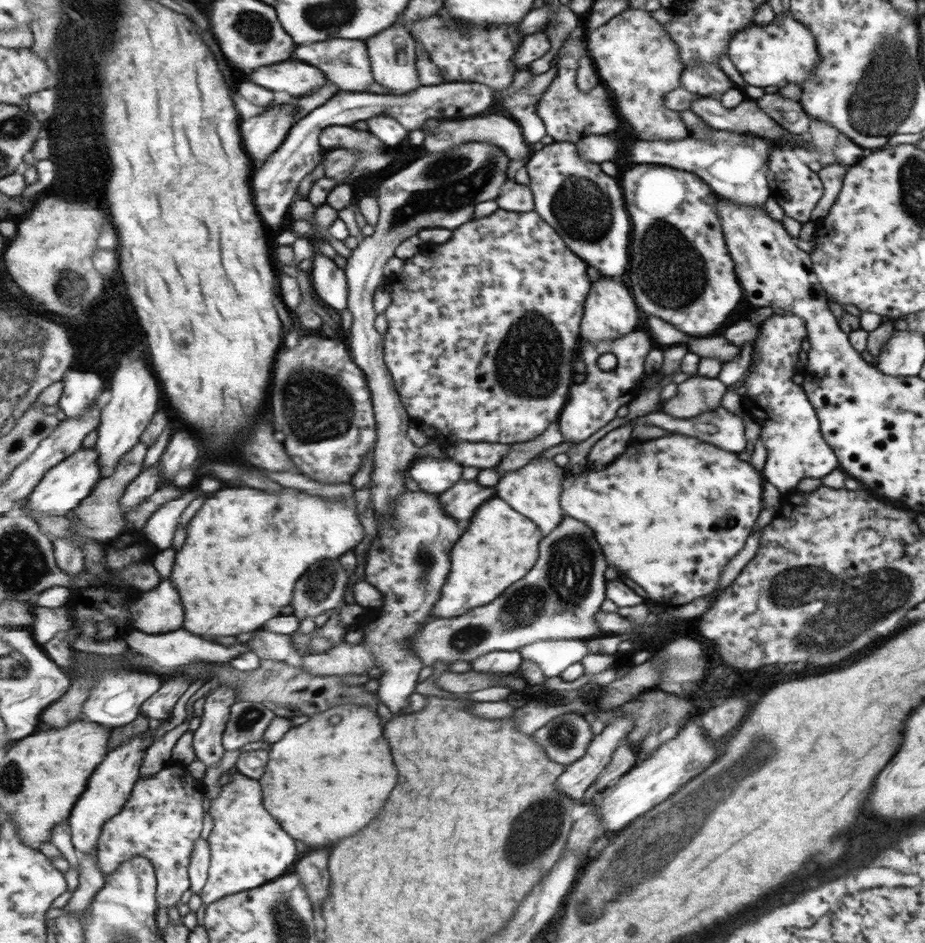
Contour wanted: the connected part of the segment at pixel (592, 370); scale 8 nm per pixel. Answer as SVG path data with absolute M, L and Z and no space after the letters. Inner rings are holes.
M637 328L617 340L613 344L601 344L597 348L597 343L581 343L581 370L585 370L585 380L577 386L573 386L573 396L569 396L563 414L560 416L561 433L563 433L564 442L571 442L573 445L587 439L603 428L609 420L615 418L615 412L619 406L631 402L627 396L637 396L637 382L643 376L643 360L651 348L653 342L651 335L646 328ZM599 354L613 354L617 358L617 366L609 372L601 372L595 364ZM585 364L585 366L583 366Z

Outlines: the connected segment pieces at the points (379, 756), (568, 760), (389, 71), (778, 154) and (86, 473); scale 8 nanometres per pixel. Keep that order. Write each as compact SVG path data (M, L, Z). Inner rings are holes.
M340 704L335 707L335 710L331 707L329 710L317 714L317 716L313 716L309 722L290 728L269 750L269 760L264 770L265 776L261 776L260 781L262 781L263 785L265 808L283 824L283 828L285 828L293 838L303 840L305 844L309 844L309 846L313 846L313 848L323 848L323 846L335 844L335 842L339 842L341 838L347 838L347 836L359 832L361 828L365 828L365 826L381 812L381 808L385 806L385 802L387 802L387 798L389 798L389 794L391 794L391 790L397 786L397 780L399 780L399 772L397 772L395 762L393 762L391 746L389 746L389 742L387 742L387 738L385 738L385 730L383 730L383 726L381 726L379 714L377 714L374 708L358 704ZM335 714L341 716L341 720L337 722L337 726L335 726Z
M567 711L565 714L548 722L542 729L535 732L533 736L538 743L540 742L546 748L547 754L554 761L559 761L567 766L584 755L585 749L592 739L589 725L590 720L585 714L580 715L579 711Z
M395 24L379 35L366 39L373 74L378 84L391 92L391 95L404 95L421 86L417 72L417 42L409 28L403 24Z
M778 147L772 150L771 158L768 160L766 186L782 208L784 215L799 222L809 220L809 212L815 208L815 204L819 202L823 192L817 173L798 160L792 149L787 147L785 149Z
M81 448L69 458L49 469L45 478L35 487L33 494L26 502L27 510L41 511L47 516L65 516L67 512L74 510L91 494L93 486L100 482L101 476L100 454L97 449Z

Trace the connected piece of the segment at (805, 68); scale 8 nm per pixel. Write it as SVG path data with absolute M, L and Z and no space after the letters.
M781 12L767 25L757 27L751 24L751 27L737 31L729 40L726 55L749 86L776 86L780 89L787 84L797 84L800 87L815 76L820 62L815 36L807 28L793 18L791 12Z

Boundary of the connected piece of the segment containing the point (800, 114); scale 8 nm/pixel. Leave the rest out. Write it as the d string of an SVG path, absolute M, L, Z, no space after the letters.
M765 94L763 98L758 98L756 103L769 118L787 132L801 135L807 131L810 118L798 100L778 94L774 97Z

